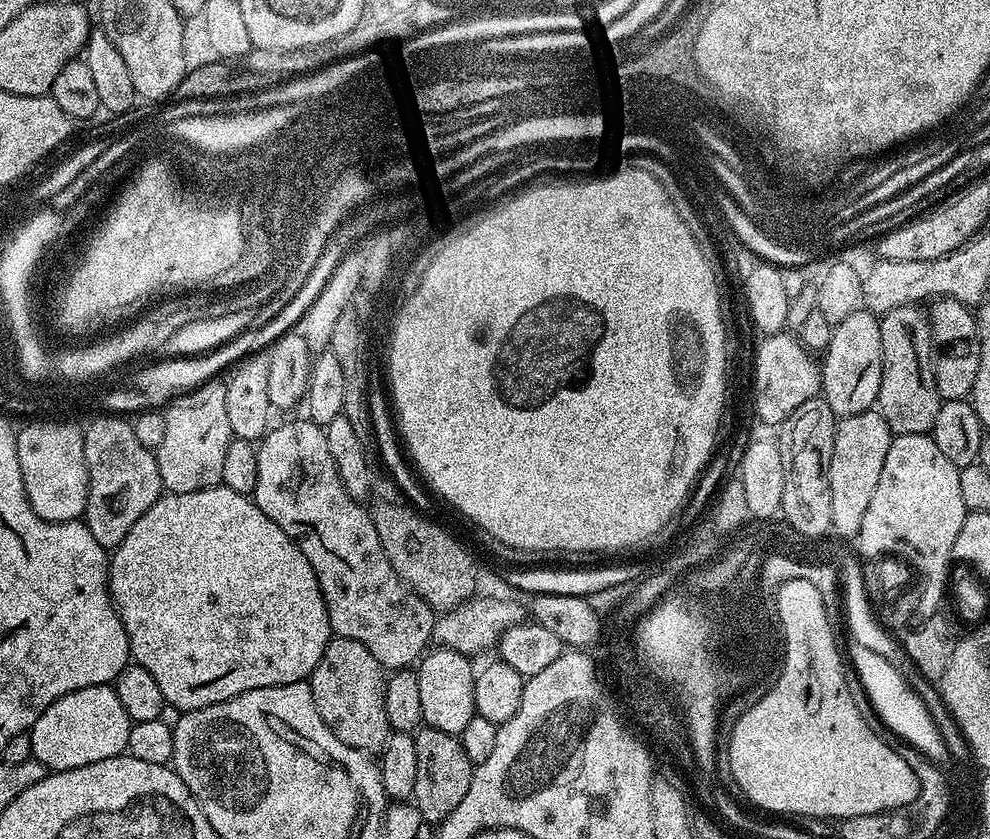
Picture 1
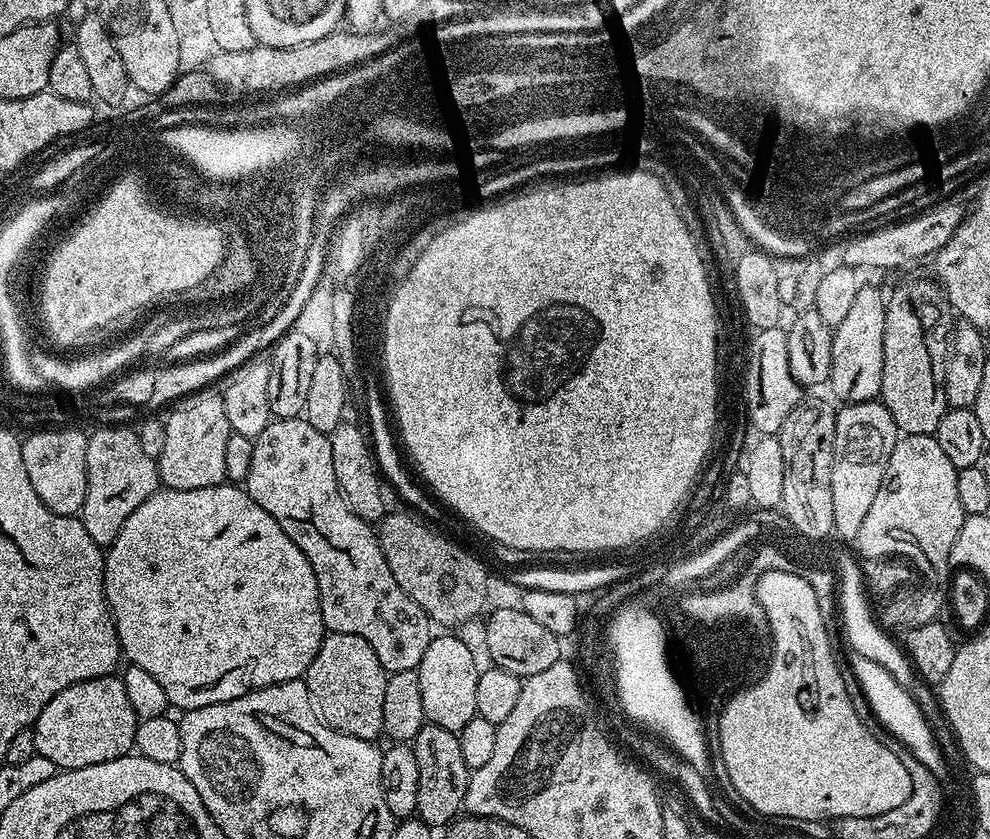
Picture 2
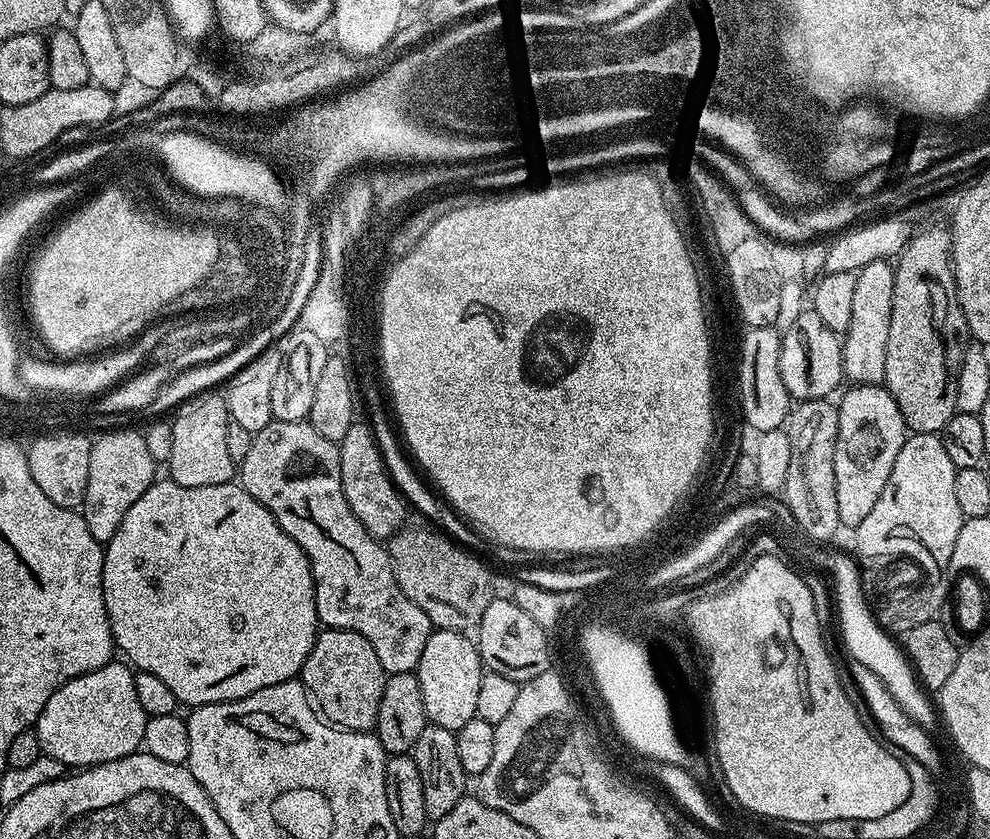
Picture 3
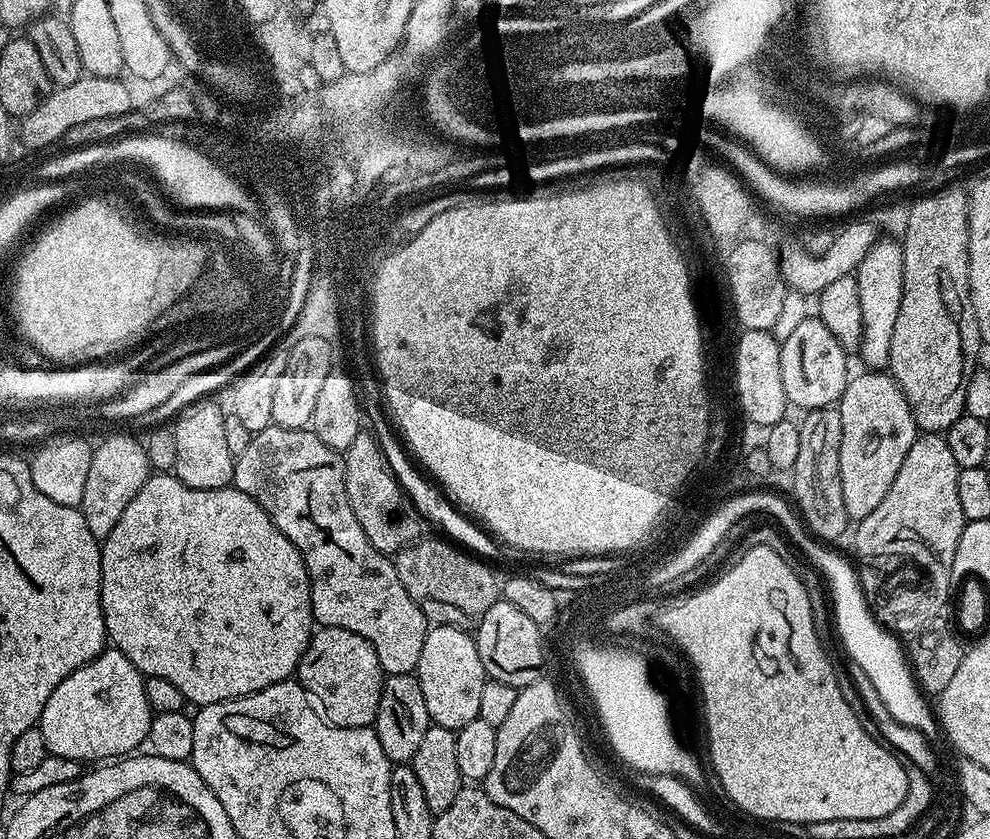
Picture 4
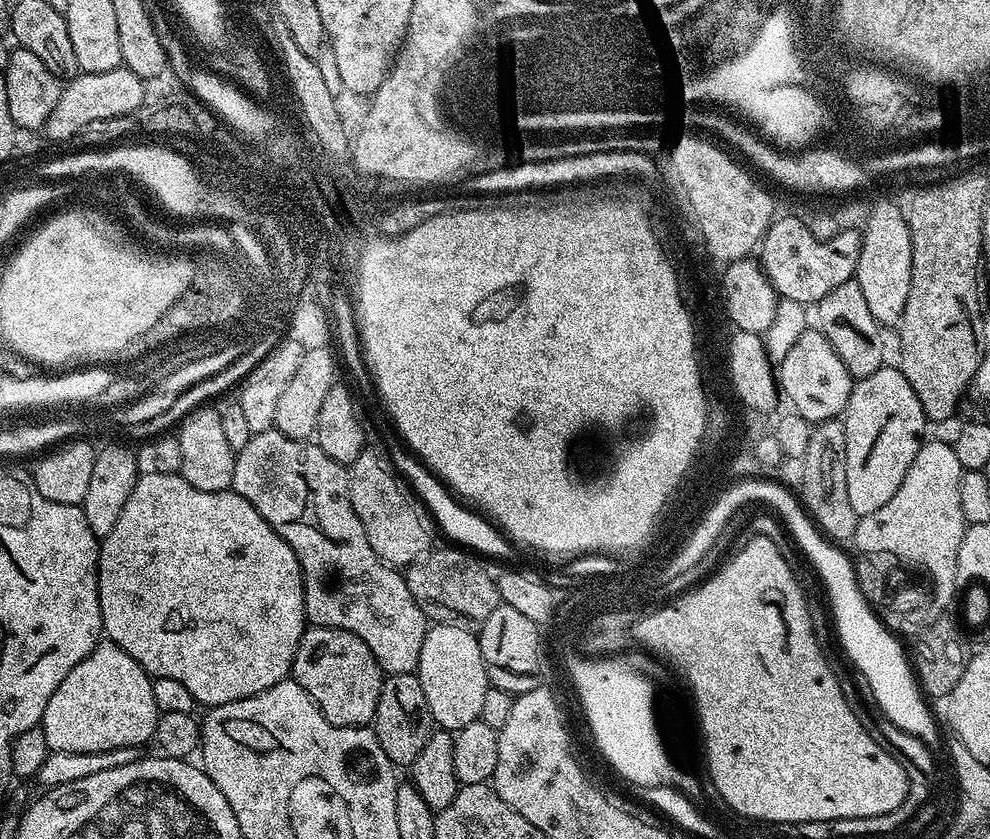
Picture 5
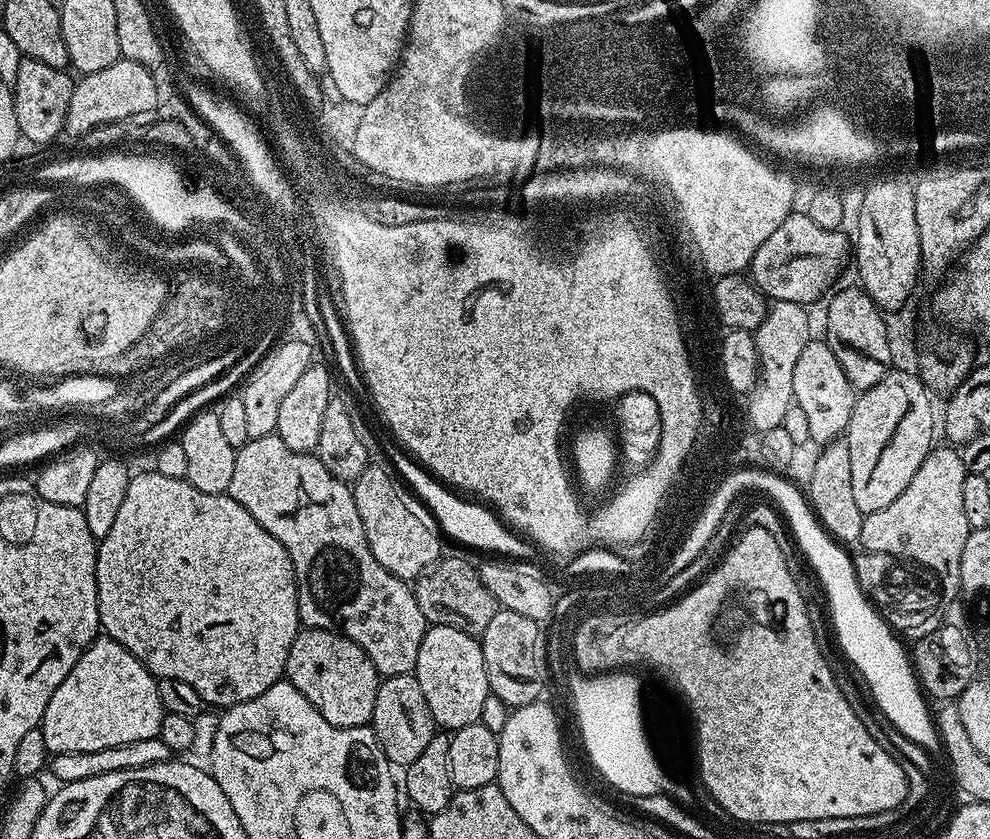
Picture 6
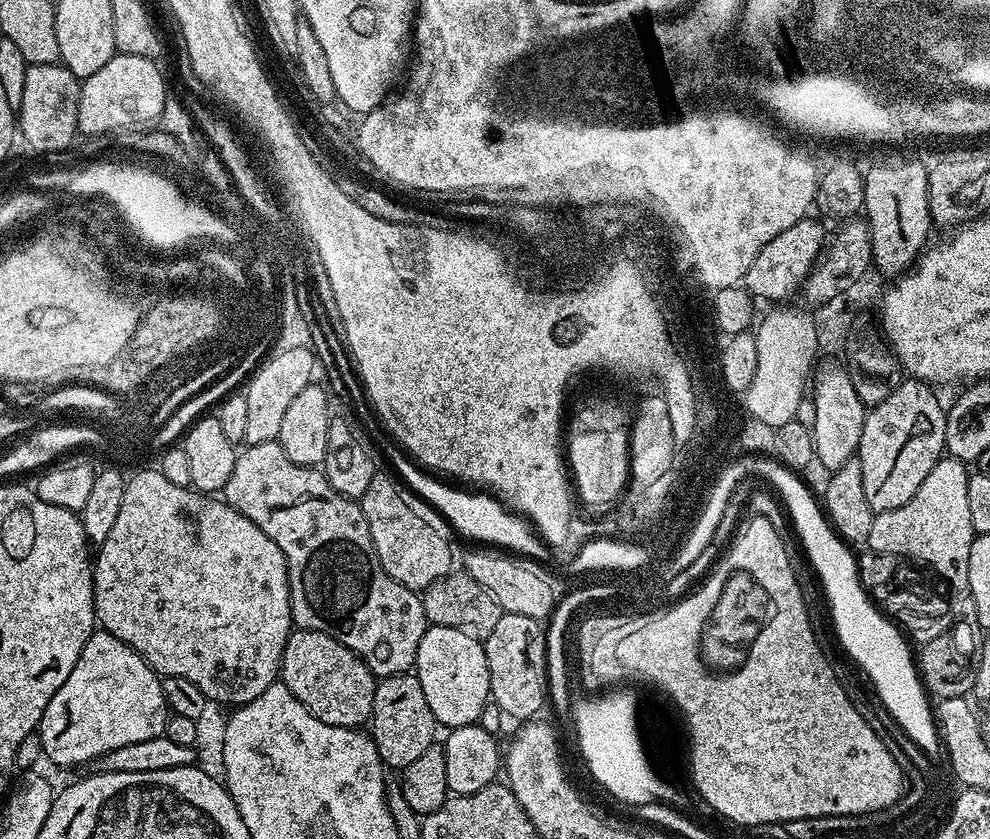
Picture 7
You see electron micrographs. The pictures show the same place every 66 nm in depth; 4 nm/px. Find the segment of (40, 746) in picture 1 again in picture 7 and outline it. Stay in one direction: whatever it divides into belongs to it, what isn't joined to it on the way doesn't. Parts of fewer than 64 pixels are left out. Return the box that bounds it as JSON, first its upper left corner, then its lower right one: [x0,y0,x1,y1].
[38,630,170,768]

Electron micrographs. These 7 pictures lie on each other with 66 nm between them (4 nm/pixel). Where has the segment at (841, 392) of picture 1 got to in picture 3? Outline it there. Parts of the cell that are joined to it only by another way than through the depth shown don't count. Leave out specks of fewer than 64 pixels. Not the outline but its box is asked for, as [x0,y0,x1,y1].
[843,260,896,385]

